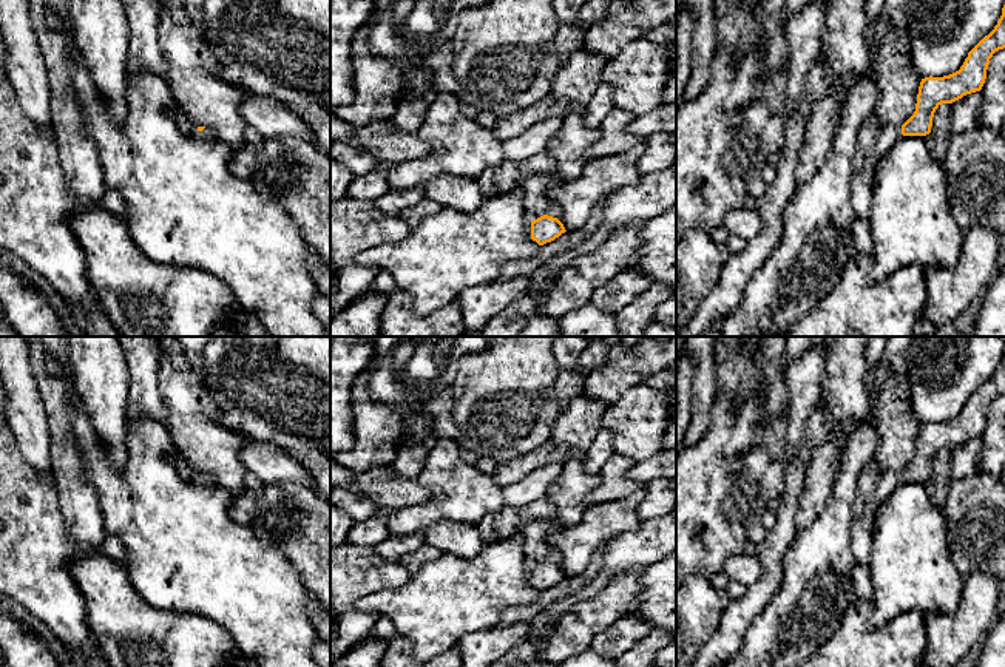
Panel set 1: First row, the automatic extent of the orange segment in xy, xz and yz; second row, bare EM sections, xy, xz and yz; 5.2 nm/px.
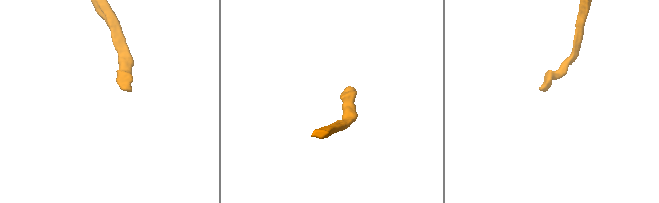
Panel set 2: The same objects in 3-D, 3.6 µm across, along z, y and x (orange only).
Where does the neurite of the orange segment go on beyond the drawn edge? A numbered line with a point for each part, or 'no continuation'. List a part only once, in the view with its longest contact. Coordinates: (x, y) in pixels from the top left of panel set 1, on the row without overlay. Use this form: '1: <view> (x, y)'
1: xz (536, 548)

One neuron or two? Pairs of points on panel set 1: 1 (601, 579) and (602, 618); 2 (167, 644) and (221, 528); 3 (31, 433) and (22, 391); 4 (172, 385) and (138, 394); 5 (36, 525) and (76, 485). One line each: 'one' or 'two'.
1: two
2: two
3: one
4: two
5: two

